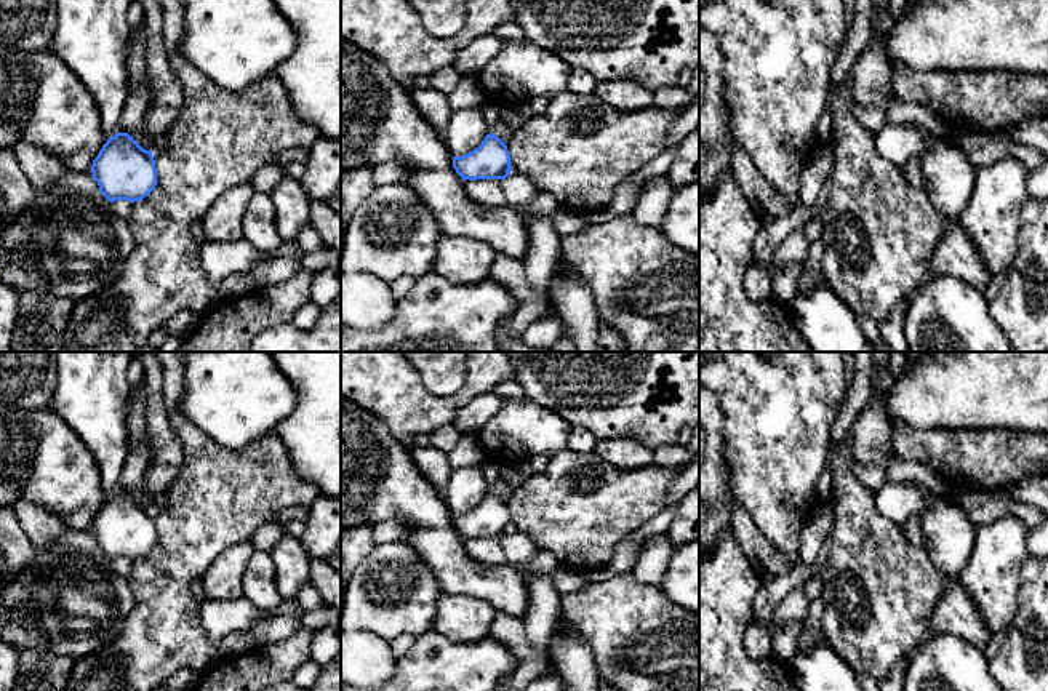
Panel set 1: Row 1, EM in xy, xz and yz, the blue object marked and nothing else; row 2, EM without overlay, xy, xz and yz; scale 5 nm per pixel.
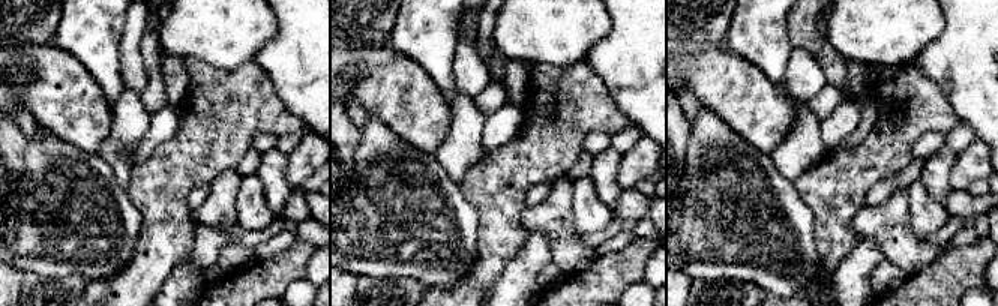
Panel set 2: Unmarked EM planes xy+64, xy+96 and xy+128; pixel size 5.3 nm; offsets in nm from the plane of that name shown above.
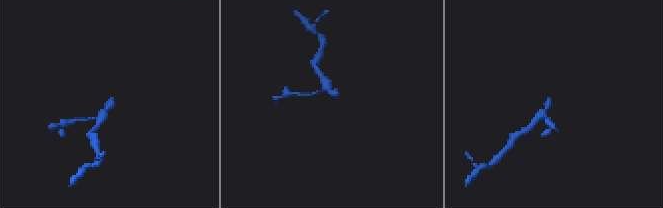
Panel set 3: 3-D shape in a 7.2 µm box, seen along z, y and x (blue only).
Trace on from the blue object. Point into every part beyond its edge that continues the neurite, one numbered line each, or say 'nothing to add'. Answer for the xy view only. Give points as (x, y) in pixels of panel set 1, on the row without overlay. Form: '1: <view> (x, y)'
1: xy (159, 499)

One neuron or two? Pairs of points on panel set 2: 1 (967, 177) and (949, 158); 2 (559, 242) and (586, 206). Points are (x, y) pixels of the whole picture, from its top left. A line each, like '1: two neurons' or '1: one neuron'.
1: two neurons
2: two neurons

